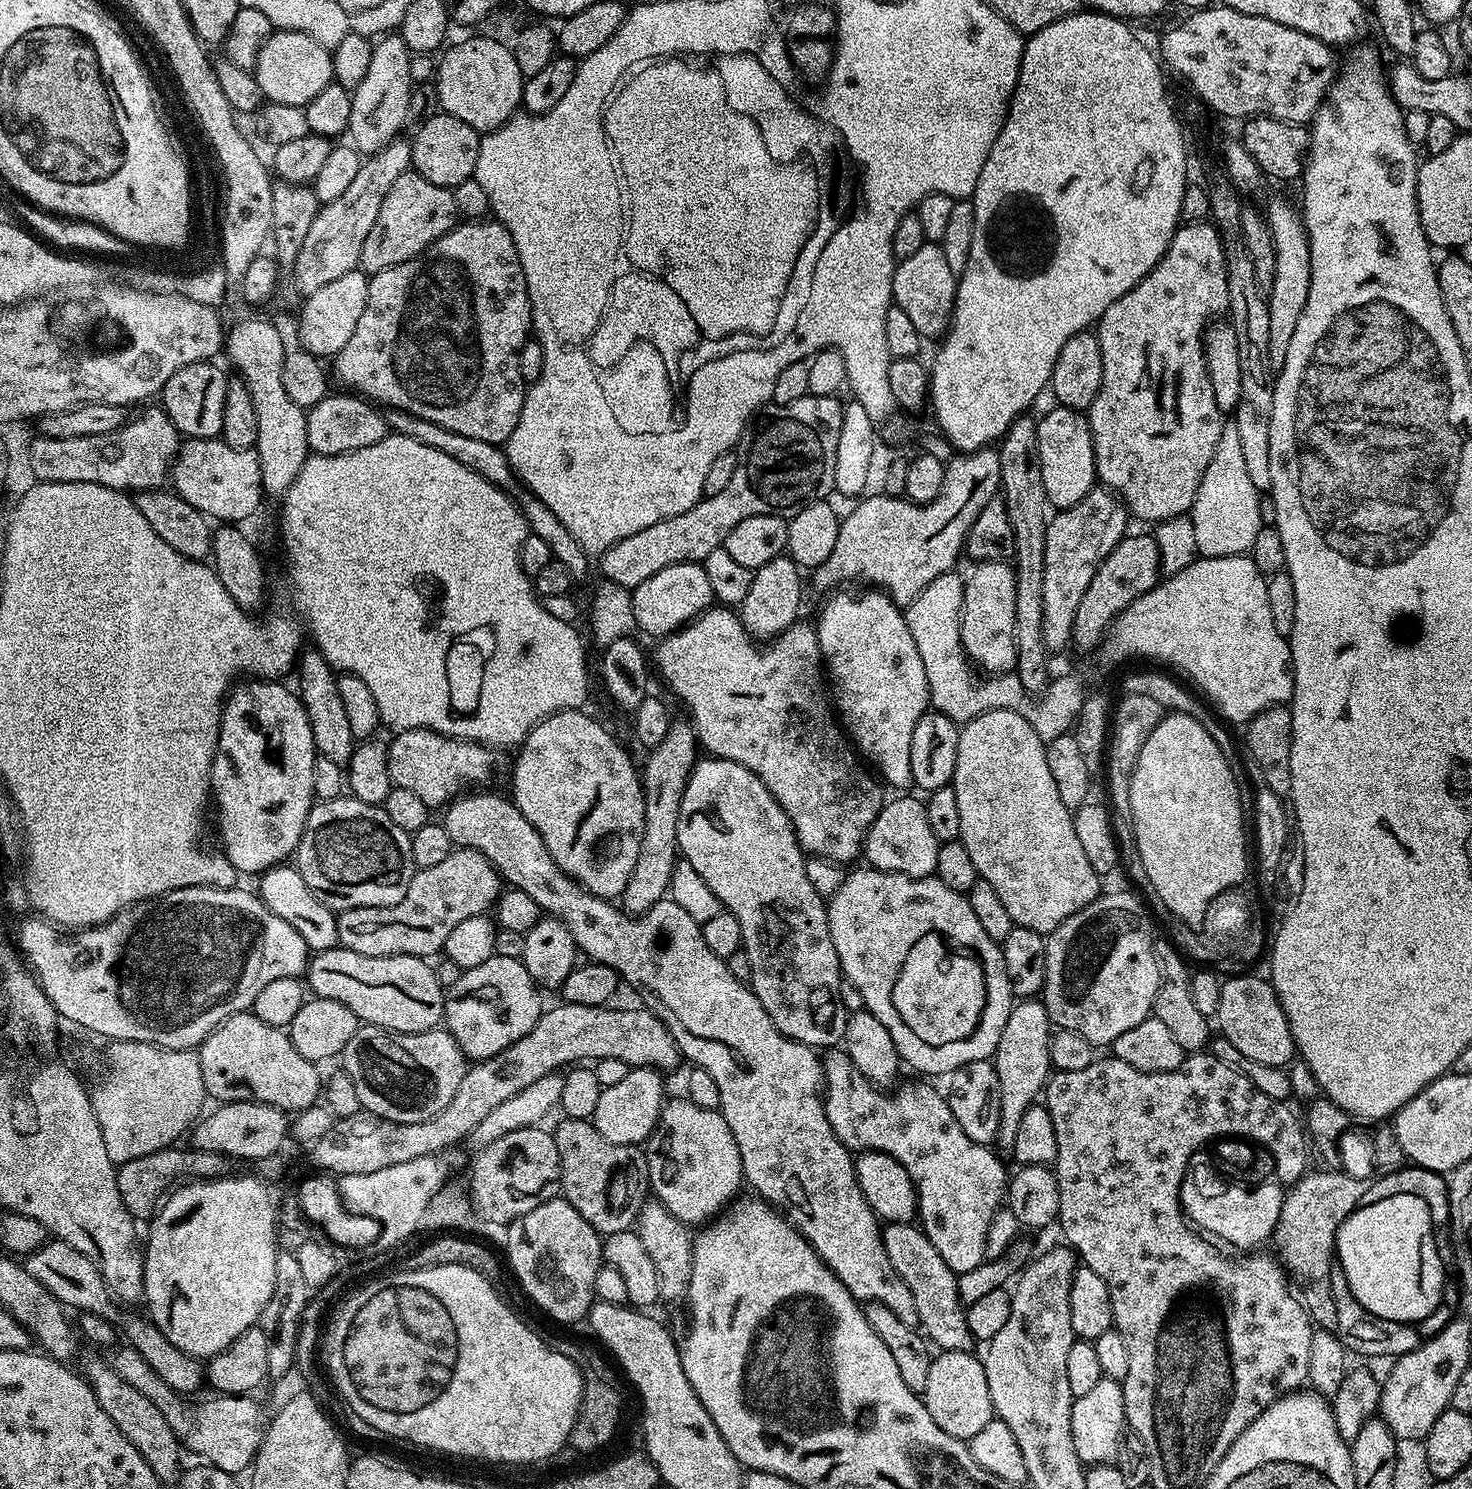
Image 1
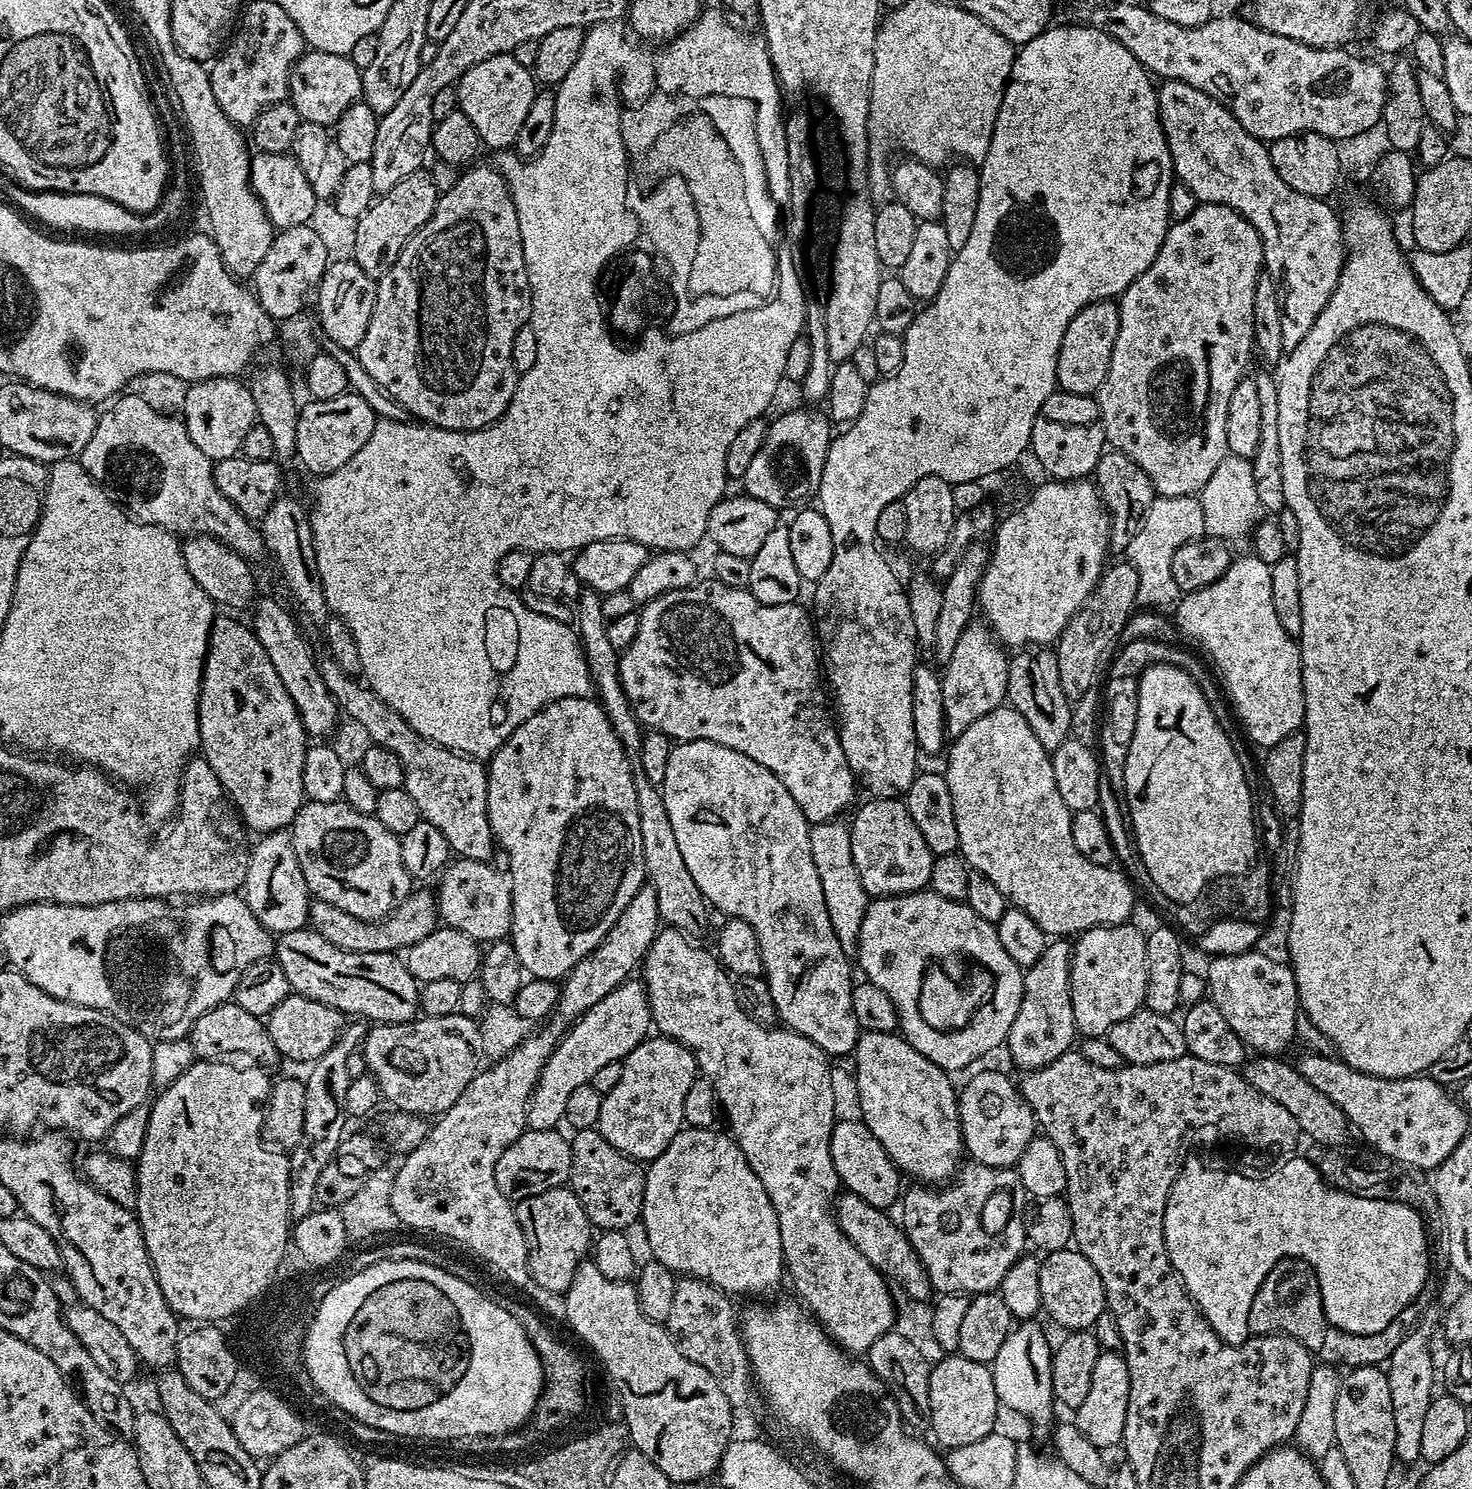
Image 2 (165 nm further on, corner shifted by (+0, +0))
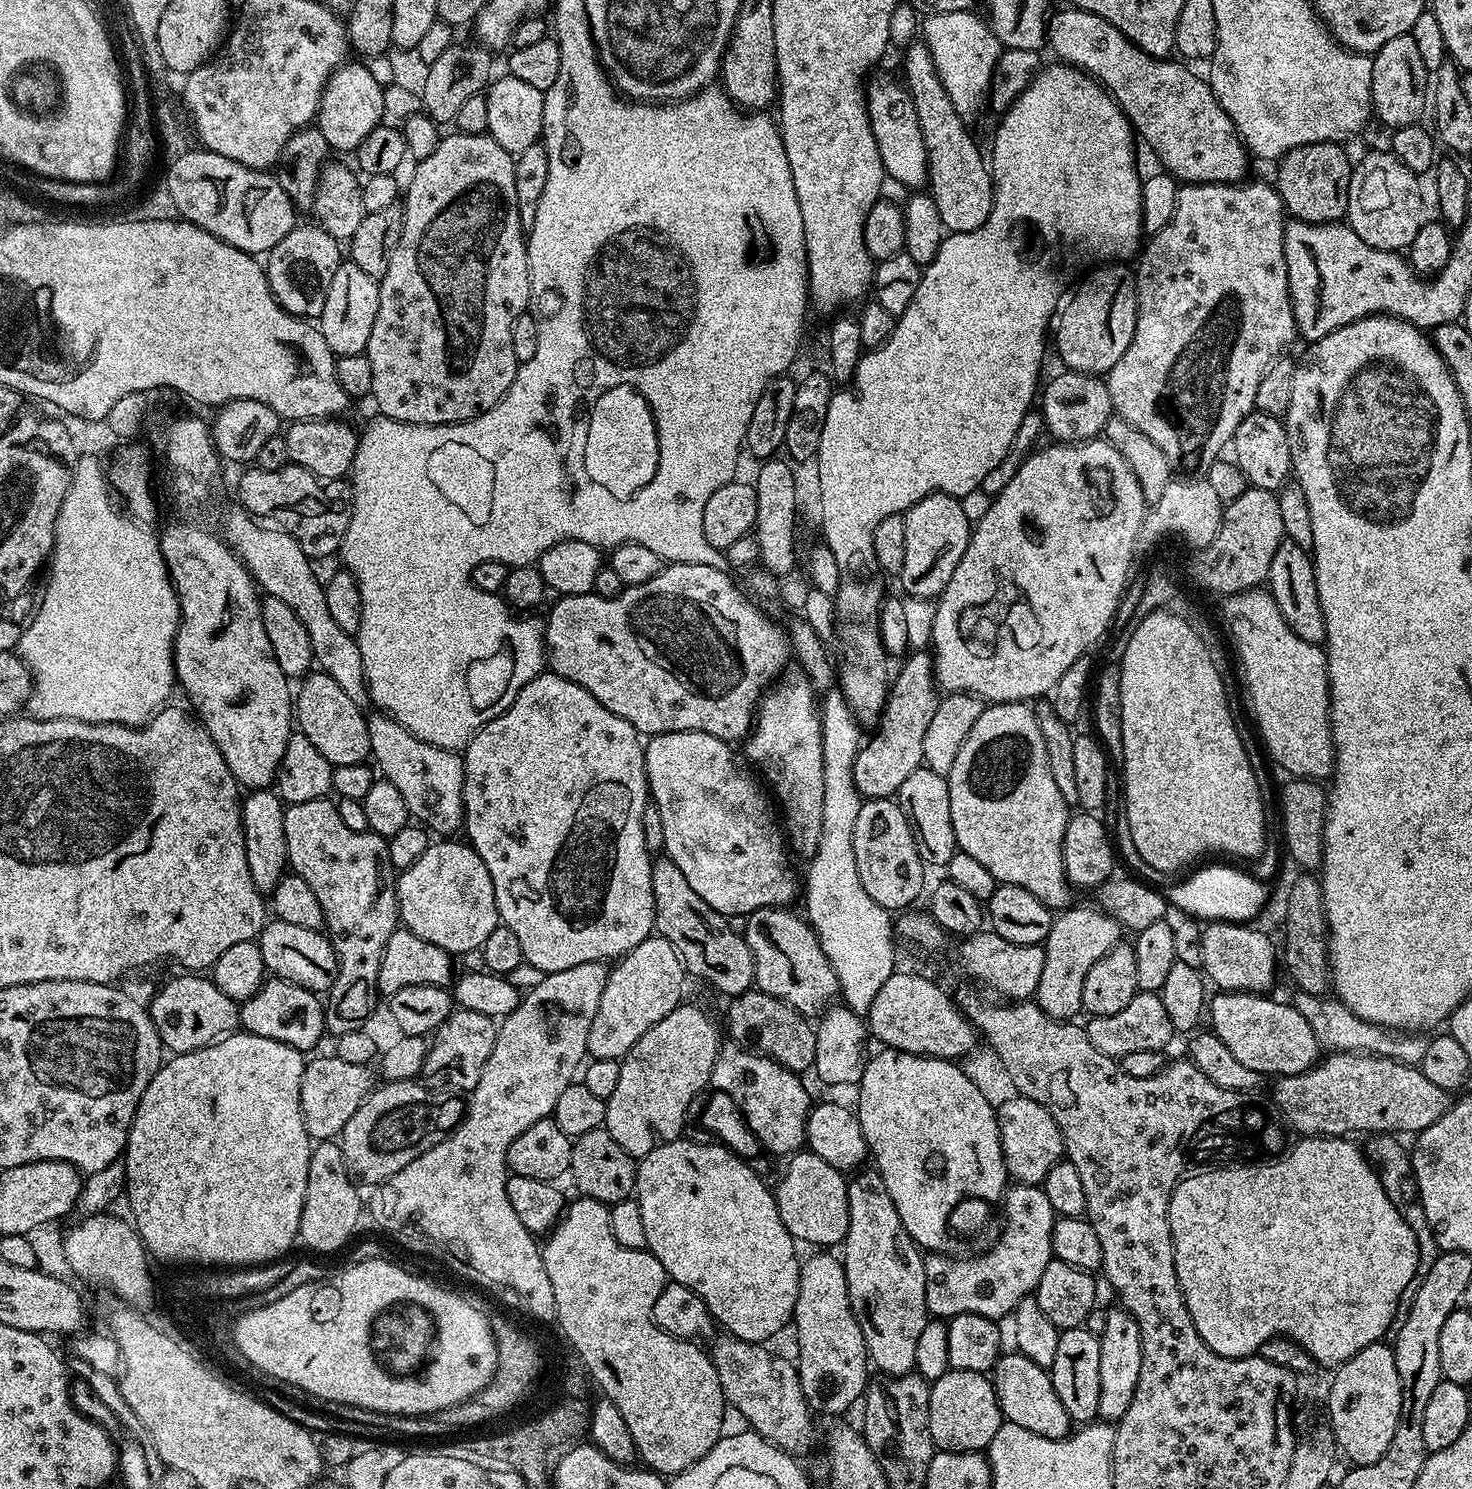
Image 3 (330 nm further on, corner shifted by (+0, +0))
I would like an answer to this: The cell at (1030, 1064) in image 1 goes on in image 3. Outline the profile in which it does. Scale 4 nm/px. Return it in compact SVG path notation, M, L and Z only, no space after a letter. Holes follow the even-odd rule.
M1069 906L1053 919L1050 934L1043 942L1044 961L1042 978L1038 978L1038 990L1034 1002L1050 1018L1071 1021L1081 1015L1084 1003L1082 990L1086 986L1086 974L1098 958L1106 955L1122 940L1120 924L1103 908L1076 908Z

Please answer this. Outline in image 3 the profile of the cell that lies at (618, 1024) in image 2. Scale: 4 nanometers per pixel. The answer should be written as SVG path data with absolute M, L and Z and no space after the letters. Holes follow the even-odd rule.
M659 934L644 939L621 957L609 971L606 989L591 1023L587 1038L589 1055L593 1059L623 1059L651 1026L657 1025L683 1001L684 976L686 969L676 948Z

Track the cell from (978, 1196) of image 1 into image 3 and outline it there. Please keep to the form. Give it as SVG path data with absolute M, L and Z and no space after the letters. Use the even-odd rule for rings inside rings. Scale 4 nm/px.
M1013 1183L1002 1197L1002 1231L998 1239L981 1254L963 1258L928 1254L926 1270L926 1306L929 1317L951 1318L958 1314L982 1314L997 1322L1011 1317L1022 1298L1033 1295L1042 1282L1042 1270L1054 1258L1052 1235L1058 1219L1043 1187Z

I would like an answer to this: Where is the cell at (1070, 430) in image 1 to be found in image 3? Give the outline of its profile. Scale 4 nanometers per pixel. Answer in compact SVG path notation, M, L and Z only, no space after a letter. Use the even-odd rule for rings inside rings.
M1060 370L1052 381L1045 383L1039 397L1038 411L1044 418L1047 435L1056 442L1079 442L1099 437L1106 422L1114 414L1112 395L1101 377L1088 376L1085 372Z

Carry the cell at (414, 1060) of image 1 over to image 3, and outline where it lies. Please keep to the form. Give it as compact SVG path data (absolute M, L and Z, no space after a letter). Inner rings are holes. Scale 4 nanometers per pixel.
M465 1008L453 1010L444 1025L437 1028L431 1037L422 1073L423 1083L438 1092L472 1093L478 1086L478 1078L482 1078L482 1066L486 1066L490 1050L494 1050L497 1027L497 1021L486 1014L478 1014L474 1010Z

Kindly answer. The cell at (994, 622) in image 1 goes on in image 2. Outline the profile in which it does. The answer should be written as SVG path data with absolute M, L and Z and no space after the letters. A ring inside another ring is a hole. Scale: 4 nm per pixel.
M973 622L962 630L962 638L954 645L950 662L943 665L940 685L942 686L942 710L944 731L949 737L961 736L978 718L990 714L1005 703L1008 695L1007 655L999 652L997 641L983 623Z

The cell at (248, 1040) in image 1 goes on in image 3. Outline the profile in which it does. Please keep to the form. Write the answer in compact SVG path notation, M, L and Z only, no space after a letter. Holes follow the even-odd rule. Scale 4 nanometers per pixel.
M180 974L168 980L156 992L152 1004L147 1005L154 1026L160 1035L160 1043L169 1053L193 1052L215 1044L217 1040L231 1036L240 1028L240 1004L226 998L211 979L200 974Z

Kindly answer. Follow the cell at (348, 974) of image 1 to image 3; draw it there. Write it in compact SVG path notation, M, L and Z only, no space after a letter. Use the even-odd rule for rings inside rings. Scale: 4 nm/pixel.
M272 918L265 923L258 943L264 967L275 979L289 980L317 994L327 993L331 988L336 977L336 955L323 931L306 930L306 926L290 926L290 922Z

